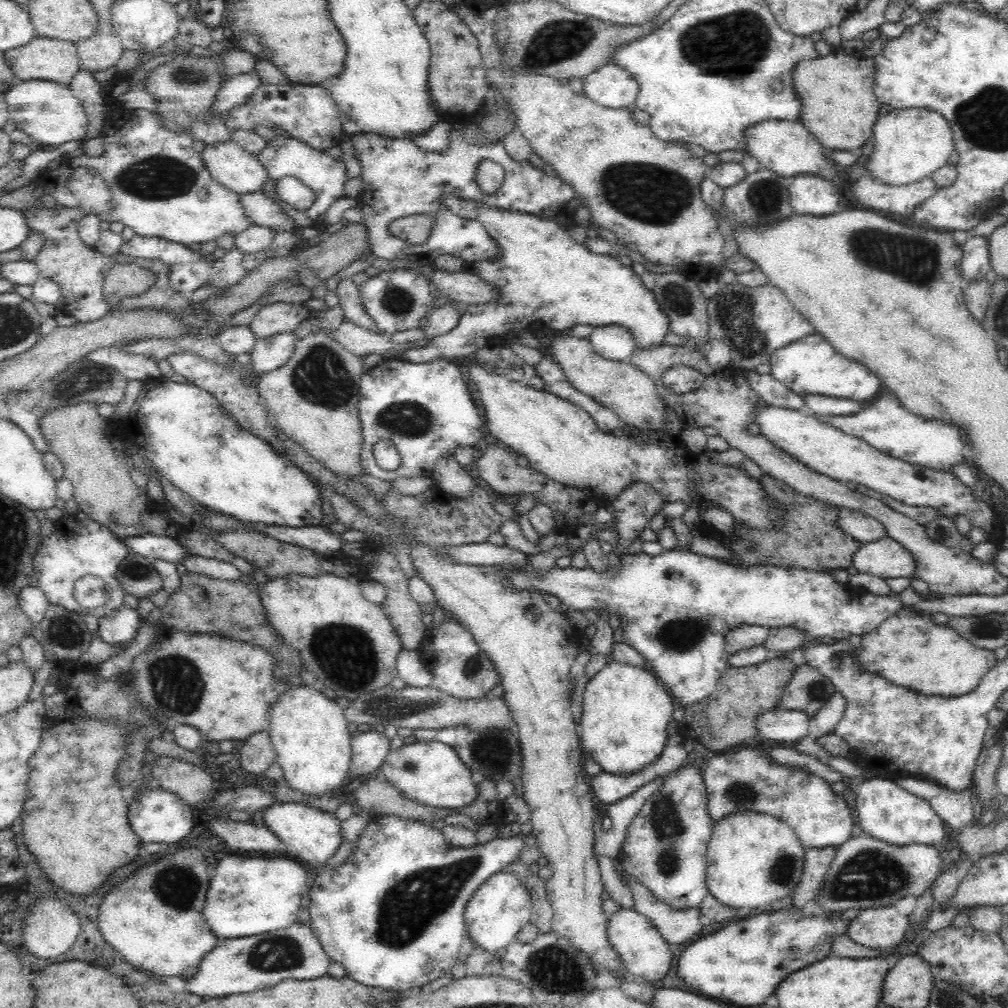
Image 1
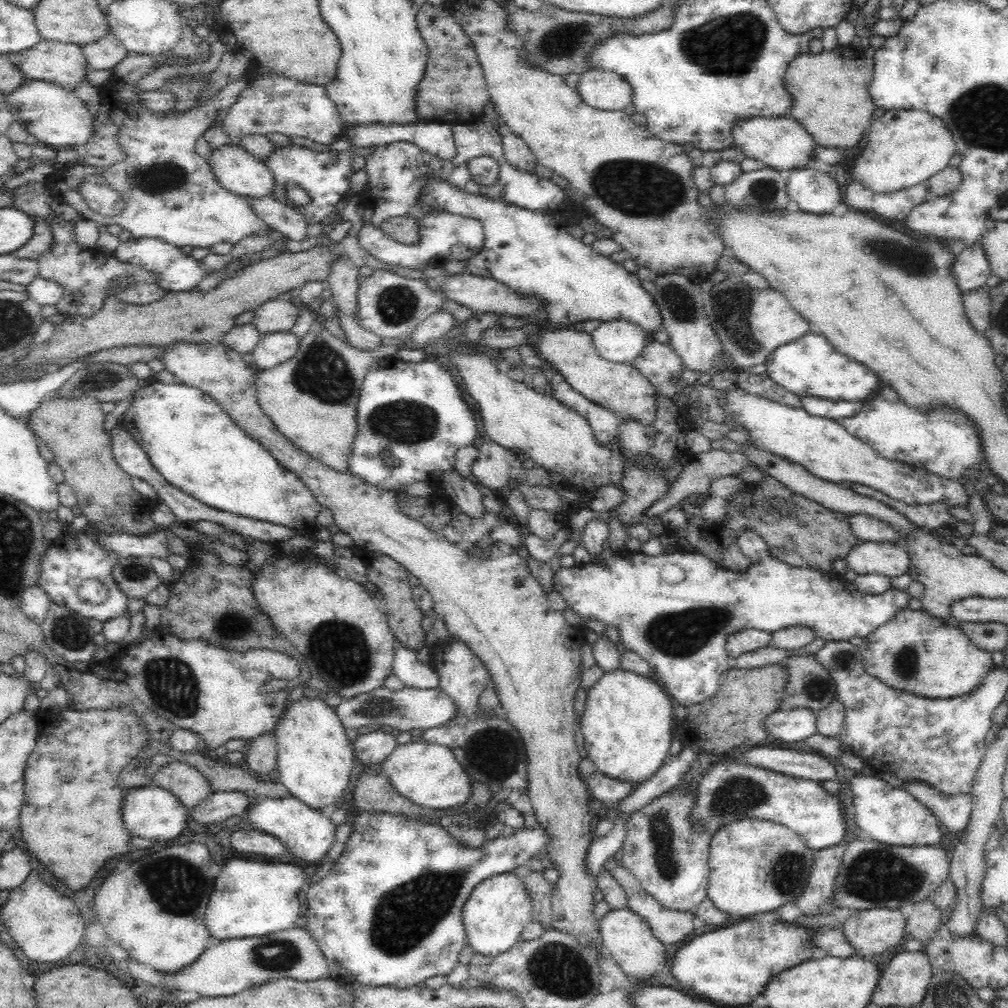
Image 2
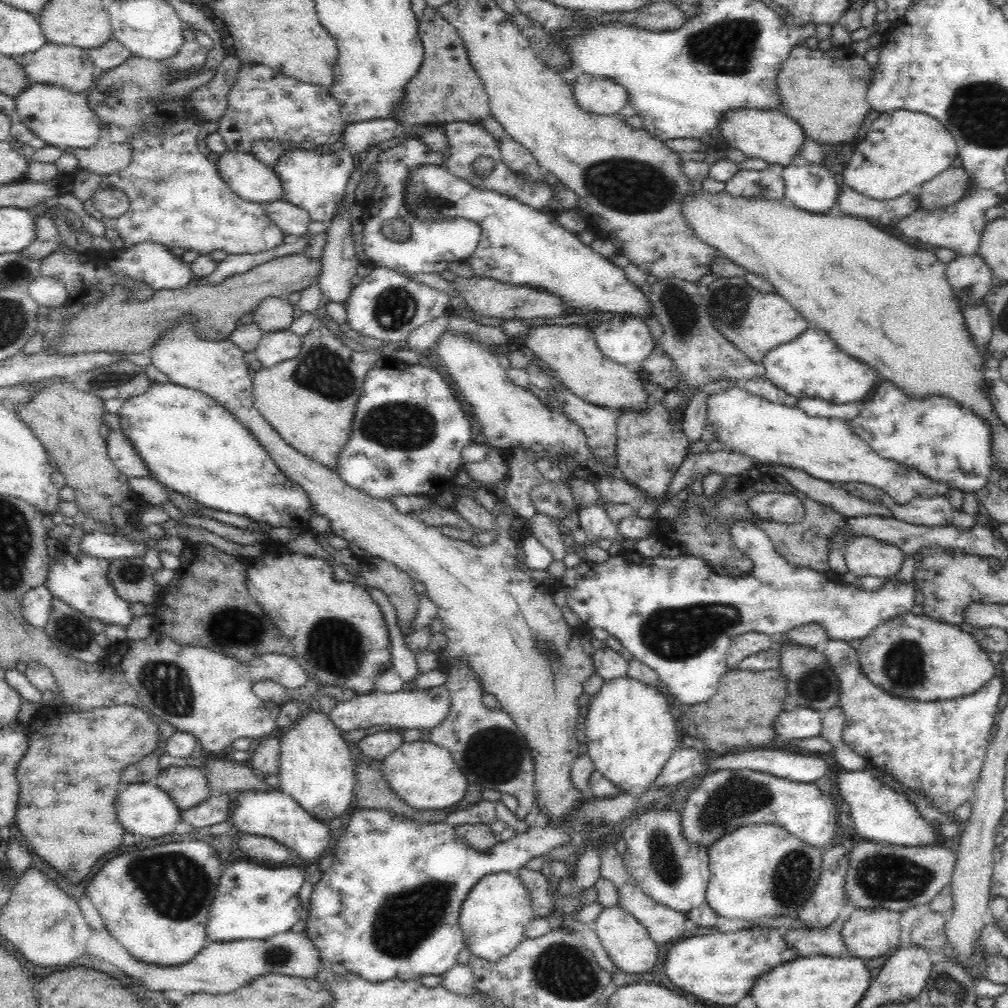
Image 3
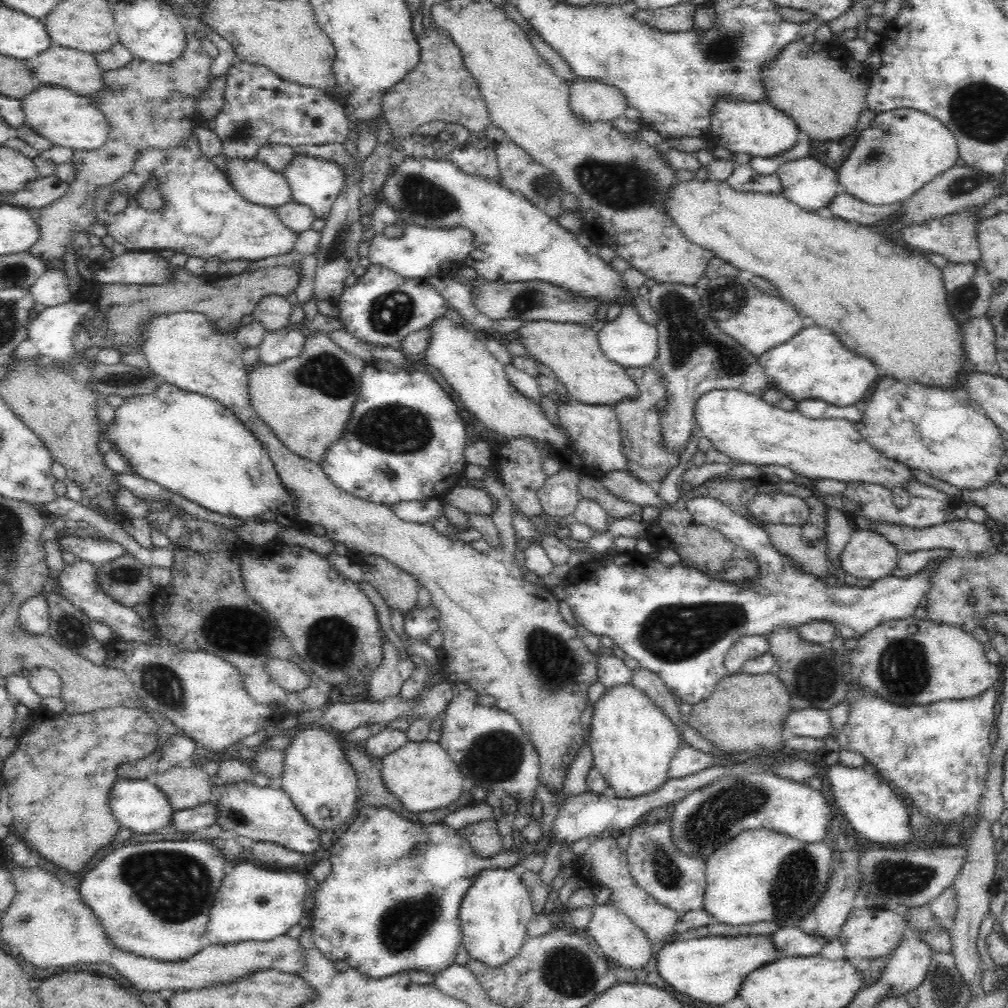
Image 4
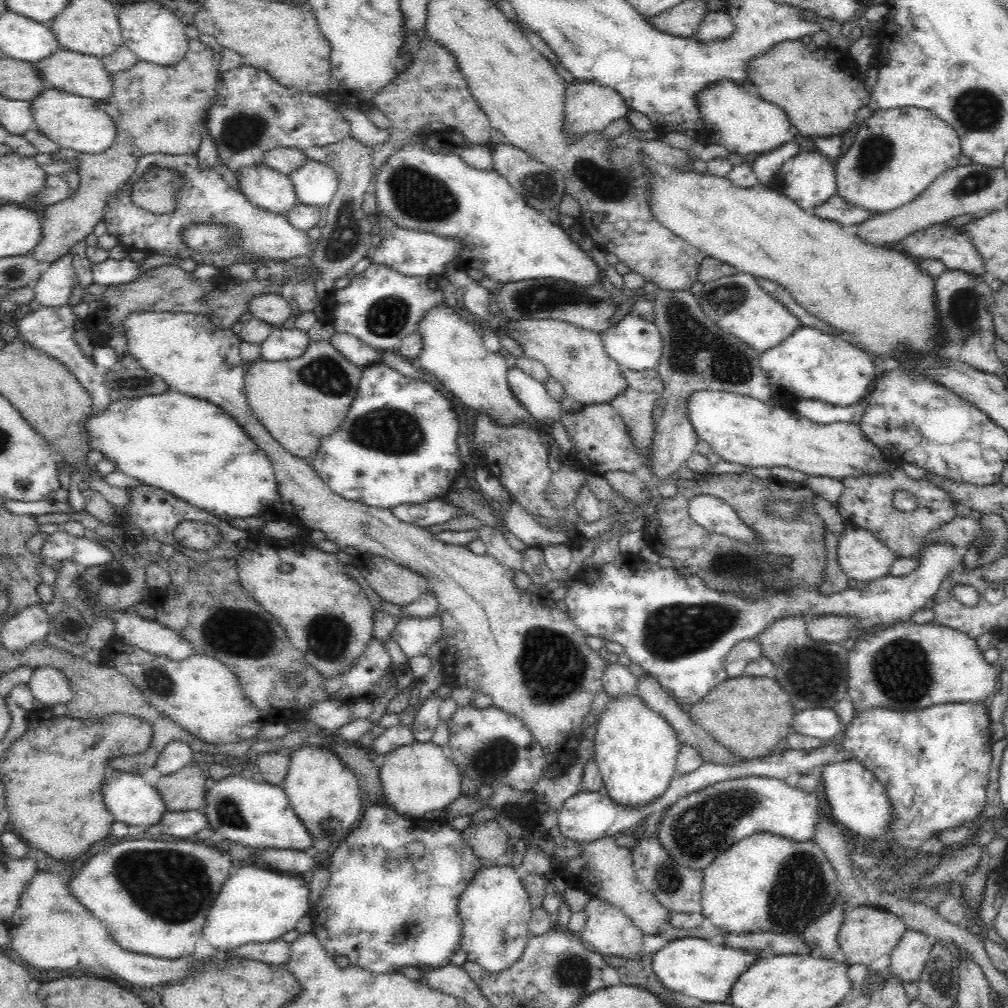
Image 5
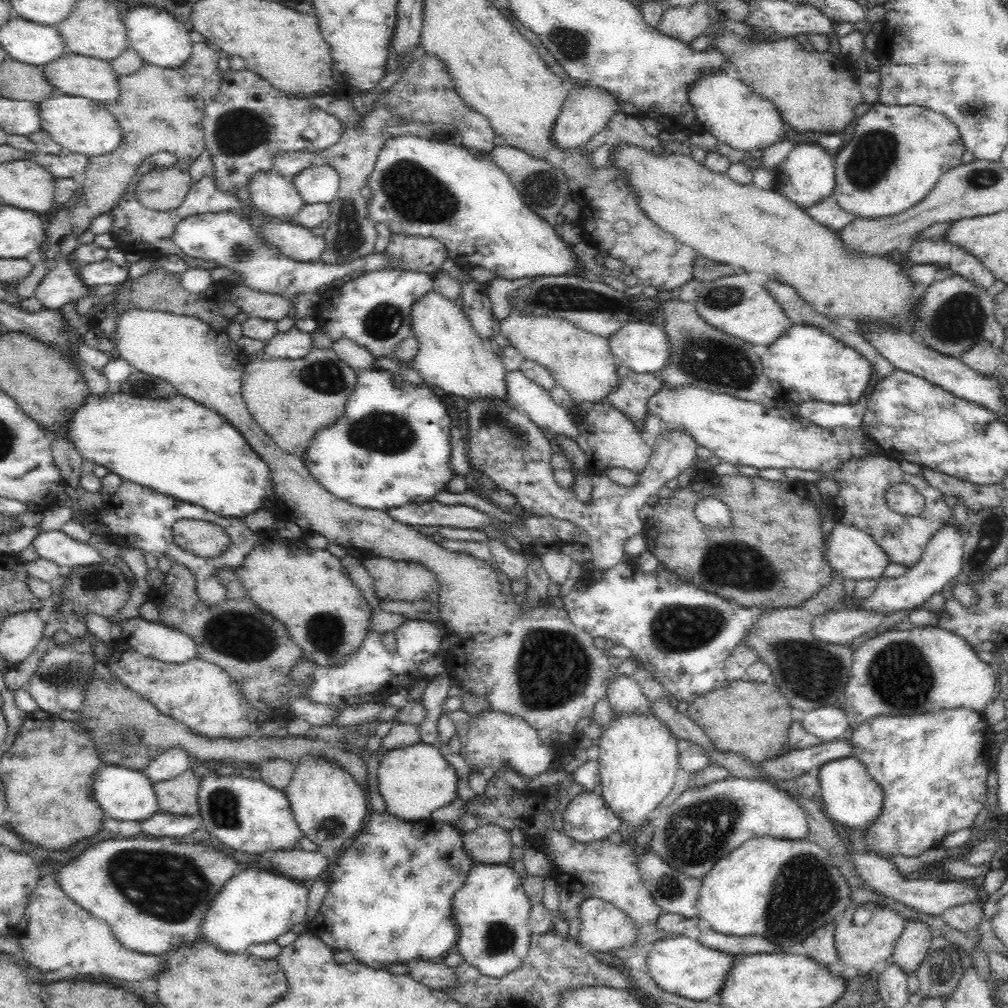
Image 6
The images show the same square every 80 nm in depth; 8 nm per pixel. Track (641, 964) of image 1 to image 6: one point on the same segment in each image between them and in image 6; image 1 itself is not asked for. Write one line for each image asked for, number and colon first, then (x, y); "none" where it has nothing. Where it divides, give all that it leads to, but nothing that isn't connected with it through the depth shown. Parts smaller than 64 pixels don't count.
2: (634, 948)
3: (629, 947)
4: (622, 943)
5: (608, 931)
6: (603, 927)

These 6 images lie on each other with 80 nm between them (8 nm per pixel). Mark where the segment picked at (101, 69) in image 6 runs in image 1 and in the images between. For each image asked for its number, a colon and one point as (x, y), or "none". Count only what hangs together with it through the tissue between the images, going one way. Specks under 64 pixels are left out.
1: (42, 58)
2: (64, 64)
3: (70, 67)
4: (78, 71)
5: (85, 75)

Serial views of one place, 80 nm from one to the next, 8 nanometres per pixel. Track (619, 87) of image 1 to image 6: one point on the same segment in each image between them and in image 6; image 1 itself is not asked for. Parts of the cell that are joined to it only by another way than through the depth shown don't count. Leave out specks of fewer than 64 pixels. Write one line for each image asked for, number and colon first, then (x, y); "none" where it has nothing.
2: (607, 91)
3: (598, 95)
4: (594, 102)
5: (589, 107)
6: (585, 112)

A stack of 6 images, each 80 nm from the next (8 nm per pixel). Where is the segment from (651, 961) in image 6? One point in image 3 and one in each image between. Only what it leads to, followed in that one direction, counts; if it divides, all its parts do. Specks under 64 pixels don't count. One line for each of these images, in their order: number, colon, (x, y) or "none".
3: (720, 967)
4: (710, 969)
5: (692, 966)

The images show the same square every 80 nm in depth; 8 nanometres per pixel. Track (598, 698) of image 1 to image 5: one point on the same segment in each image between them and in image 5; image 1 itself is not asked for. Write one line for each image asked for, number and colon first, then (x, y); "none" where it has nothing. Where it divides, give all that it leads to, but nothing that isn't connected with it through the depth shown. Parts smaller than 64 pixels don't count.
2: (626, 729)
3: (629, 732)
4: (633, 742)
5: (636, 749)

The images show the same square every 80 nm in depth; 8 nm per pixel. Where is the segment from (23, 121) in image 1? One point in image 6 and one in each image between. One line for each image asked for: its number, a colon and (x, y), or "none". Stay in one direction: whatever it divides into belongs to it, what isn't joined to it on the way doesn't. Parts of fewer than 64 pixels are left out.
2: (56, 117)
3: (64, 119)
4: (68, 120)
5: (72, 121)
6: (79, 125)

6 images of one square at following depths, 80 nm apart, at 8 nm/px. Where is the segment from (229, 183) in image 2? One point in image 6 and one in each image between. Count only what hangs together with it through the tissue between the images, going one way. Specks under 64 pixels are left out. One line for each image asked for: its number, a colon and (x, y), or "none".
3: (252, 180)
4: (257, 182)
5: (266, 188)
6: (275, 195)

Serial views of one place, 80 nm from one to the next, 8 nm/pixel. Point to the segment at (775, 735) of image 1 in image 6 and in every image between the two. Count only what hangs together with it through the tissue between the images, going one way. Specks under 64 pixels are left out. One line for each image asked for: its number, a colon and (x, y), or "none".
2: (797, 724)
3: (800, 723)
4: (813, 722)
5: (823, 723)
6: (829, 723)

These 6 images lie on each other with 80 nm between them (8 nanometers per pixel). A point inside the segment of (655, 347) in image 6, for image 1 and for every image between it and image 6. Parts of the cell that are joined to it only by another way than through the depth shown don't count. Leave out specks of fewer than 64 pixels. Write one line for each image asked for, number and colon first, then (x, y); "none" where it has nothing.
1: (615, 342)
2: (620, 341)
3: (626, 339)
4: (627, 340)
5: (636, 344)

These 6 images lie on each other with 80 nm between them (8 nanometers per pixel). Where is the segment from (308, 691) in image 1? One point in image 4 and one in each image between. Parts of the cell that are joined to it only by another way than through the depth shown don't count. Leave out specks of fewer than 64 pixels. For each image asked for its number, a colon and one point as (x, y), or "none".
2: (314, 757)
3: (316, 769)
4: (322, 784)

